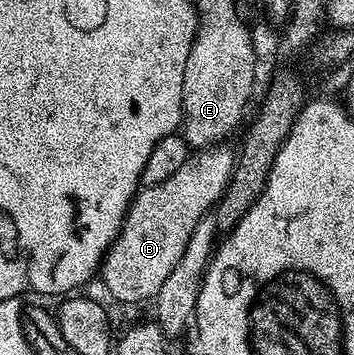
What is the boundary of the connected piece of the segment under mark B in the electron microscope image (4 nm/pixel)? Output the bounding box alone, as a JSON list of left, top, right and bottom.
[98,145,235,303]

